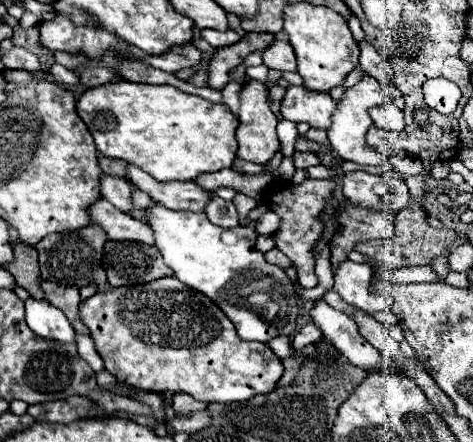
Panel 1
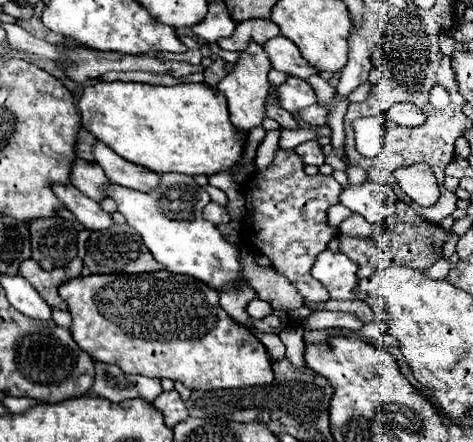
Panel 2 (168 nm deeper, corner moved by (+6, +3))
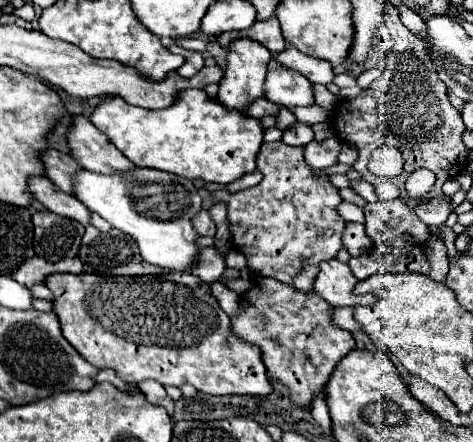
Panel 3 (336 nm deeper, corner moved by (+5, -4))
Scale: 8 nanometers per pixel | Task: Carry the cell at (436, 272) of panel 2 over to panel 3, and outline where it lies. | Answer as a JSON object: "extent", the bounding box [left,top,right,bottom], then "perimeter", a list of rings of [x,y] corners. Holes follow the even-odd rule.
{"extent":[426,235,448,283],"perimeter":[[[430,235],[428,243],[426,243],[426,251],[428,251],[428,261],[430,261],[430,279],[434,281],[440,281],[444,283],[446,281],[446,275],[448,275],[448,257],[446,257],[446,245],[440,237],[436,235]]]}

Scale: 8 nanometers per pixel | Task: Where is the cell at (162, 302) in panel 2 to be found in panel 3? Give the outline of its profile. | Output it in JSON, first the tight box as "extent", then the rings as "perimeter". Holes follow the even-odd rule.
{"extent":[46,273,272,395],"perimeter":[[[164,273],[148,277],[106,277],[106,275],[50,275],[46,281],[54,293],[54,311],[66,341],[94,367],[114,369],[130,385],[154,379],[162,385],[182,387],[184,383],[208,395],[270,395],[272,383],[262,363],[262,351],[242,341],[230,329],[230,317],[220,309],[210,285],[192,273]]]}

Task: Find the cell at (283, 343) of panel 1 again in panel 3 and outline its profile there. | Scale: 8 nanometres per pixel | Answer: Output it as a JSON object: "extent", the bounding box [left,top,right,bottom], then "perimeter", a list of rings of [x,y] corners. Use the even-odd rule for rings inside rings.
{"extent":[192,247,226,283],"perimeter":[[[204,247],[198,255],[198,263],[192,269],[194,275],[198,275],[200,279],[204,279],[206,283],[214,283],[216,279],[220,279],[220,275],[226,269],[226,255],[220,253],[216,247]]]}

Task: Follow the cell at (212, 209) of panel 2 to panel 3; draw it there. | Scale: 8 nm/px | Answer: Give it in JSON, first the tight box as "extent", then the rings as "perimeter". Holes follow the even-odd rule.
{"extent":[194,209,216,235],"perimeter":[[[202,209],[198,215],[194,215],[194,229],[198,231],[198,235],[216,235],[216,223],[212,221],[210,213],[206,209]]]}

